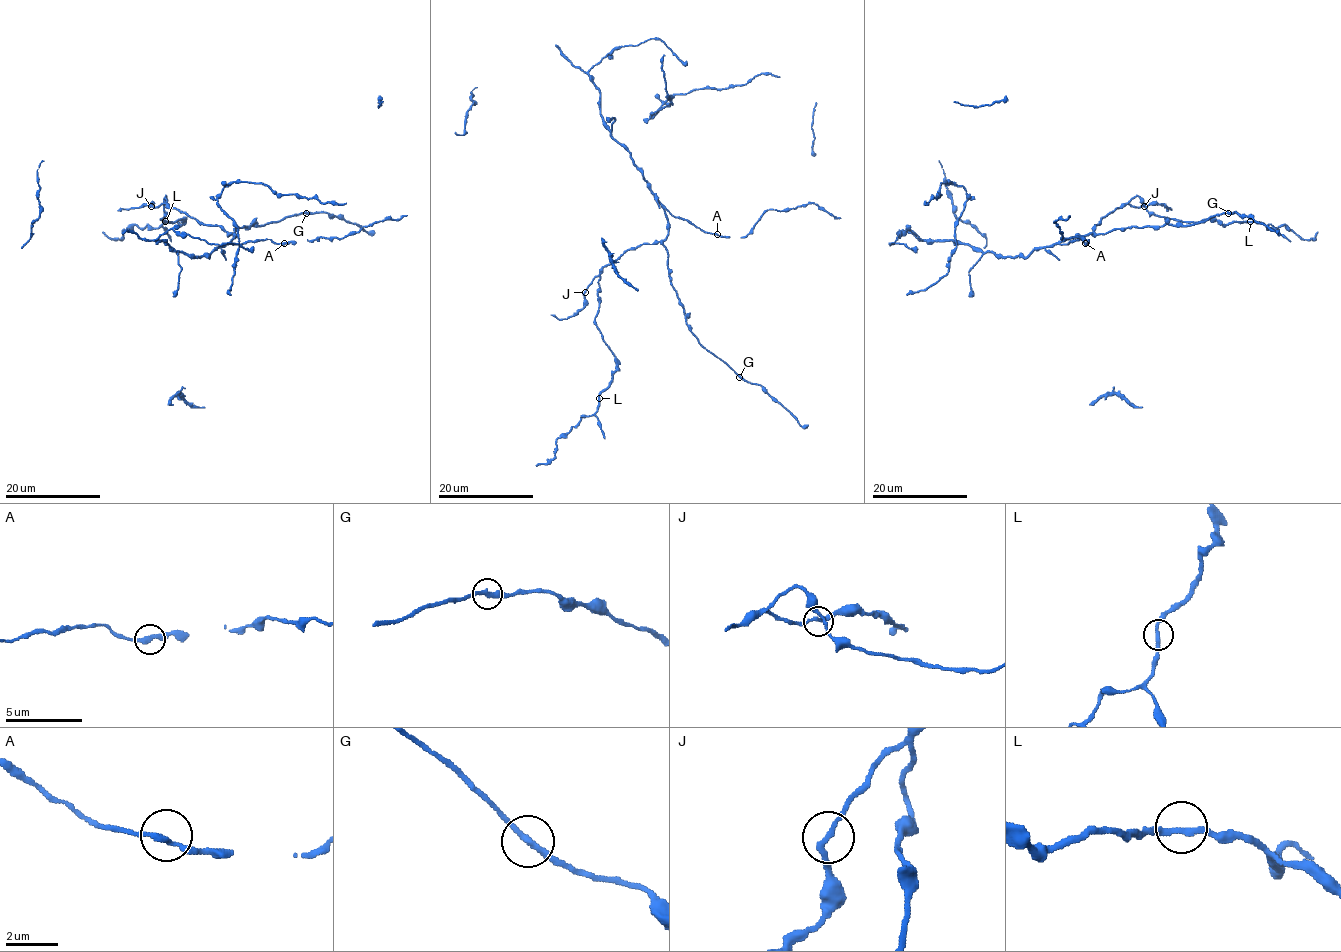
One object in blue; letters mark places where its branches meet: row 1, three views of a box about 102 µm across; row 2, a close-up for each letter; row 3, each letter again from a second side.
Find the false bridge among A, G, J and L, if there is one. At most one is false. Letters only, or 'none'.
none

